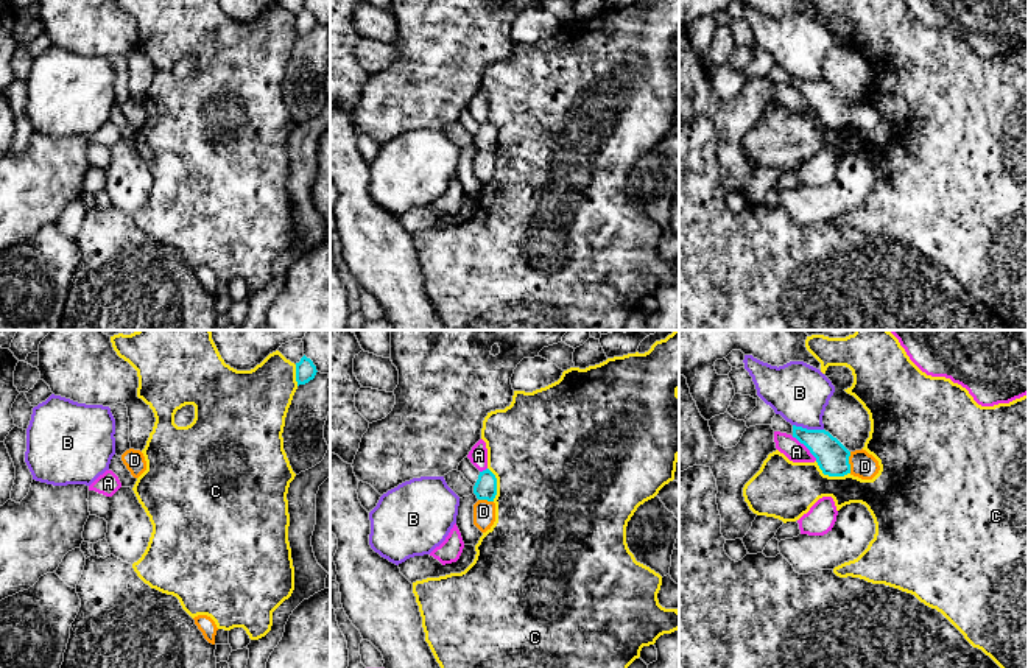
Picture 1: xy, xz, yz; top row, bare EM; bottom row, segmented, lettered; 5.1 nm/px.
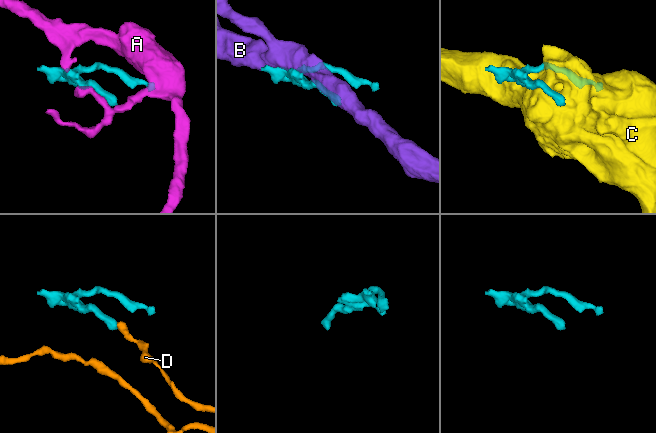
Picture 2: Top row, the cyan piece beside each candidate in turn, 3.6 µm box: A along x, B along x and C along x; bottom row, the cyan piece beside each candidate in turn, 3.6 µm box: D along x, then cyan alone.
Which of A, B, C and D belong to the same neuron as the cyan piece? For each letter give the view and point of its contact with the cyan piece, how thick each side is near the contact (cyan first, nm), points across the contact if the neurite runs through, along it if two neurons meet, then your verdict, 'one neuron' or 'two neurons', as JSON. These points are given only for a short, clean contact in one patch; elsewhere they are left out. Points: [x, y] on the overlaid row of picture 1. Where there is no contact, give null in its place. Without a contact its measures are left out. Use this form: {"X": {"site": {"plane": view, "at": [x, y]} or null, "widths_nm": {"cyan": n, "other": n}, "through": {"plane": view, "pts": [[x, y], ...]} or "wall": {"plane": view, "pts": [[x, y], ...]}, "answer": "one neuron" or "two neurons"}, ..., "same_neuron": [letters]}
{"A": {"site": {"plane": "yz", "at": [806, 446]}, "widths_nm": {"cyan": 170, "other": 110}, "answer": "two neurons"}, "B": {"site": {"plane": "yz", "at": [809, 430]}, "widths_nm": {"cyan": 170, "other": 300}, "answer": "two neurons"}, "C": {"site": {"plane": "yz", "at": [830, 475]}, "widths_nm": {"cyan": 170, "other": 300}, "answer": "two neurons"}, "D": {"site": {"plane": "yz", "at": [848, 463]}, "widths_nm": {"cyan": 170, "other": 140}, "wall": {"plane": "yz", "pts": [[851, 452], [849, 472]]}, "answer": "two neurons"}, "same_neuron": []}

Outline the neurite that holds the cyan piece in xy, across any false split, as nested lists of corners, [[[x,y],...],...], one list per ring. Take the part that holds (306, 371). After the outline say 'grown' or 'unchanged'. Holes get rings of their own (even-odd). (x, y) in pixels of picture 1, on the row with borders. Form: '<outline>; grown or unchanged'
[[[293,339],[279,347],[279,352],[296,364],[296,381],[299,385],[305,385],[316,375],[316,366],[310,358],[304,355],[304,343],[302,339]]]; grown

